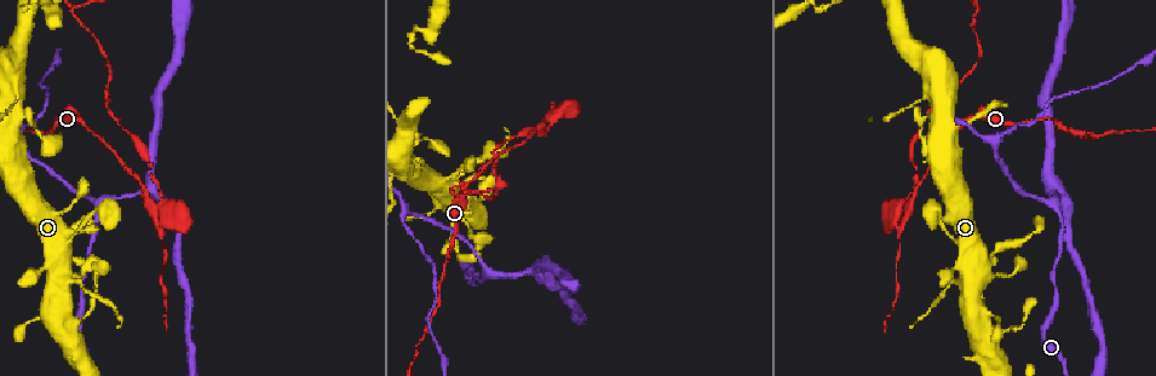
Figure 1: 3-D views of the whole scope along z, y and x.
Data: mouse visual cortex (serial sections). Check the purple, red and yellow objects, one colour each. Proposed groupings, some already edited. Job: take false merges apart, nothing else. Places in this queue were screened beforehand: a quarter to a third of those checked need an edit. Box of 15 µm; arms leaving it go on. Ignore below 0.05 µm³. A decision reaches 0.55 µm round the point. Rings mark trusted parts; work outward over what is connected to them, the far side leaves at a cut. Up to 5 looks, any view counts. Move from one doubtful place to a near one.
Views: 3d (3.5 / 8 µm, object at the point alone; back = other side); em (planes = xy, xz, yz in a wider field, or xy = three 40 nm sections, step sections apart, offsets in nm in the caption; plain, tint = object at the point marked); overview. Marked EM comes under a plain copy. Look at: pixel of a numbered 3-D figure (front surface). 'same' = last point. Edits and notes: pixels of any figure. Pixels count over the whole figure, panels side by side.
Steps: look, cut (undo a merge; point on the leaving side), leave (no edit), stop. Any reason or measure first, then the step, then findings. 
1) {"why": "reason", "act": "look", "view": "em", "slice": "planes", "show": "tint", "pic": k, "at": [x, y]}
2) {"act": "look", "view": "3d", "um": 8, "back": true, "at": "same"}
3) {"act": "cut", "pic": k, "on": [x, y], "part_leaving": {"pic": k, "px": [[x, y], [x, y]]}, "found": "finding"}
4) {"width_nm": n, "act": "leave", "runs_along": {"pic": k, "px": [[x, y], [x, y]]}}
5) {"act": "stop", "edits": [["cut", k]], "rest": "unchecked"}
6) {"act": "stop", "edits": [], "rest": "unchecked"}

{"why": "a narrow waist", "act": "look", "view": "3d", "um": 3.5, "pic": 1, "at": [992, 256]}

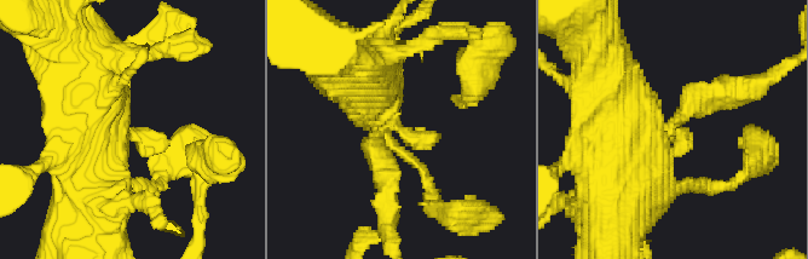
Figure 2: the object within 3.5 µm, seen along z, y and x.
{"why": "shape alone is not enough", "act": "look", "view": "em", "slice": "xy", "step": 2, "show": "tint", "pic": 2, "at": [380, 133]}

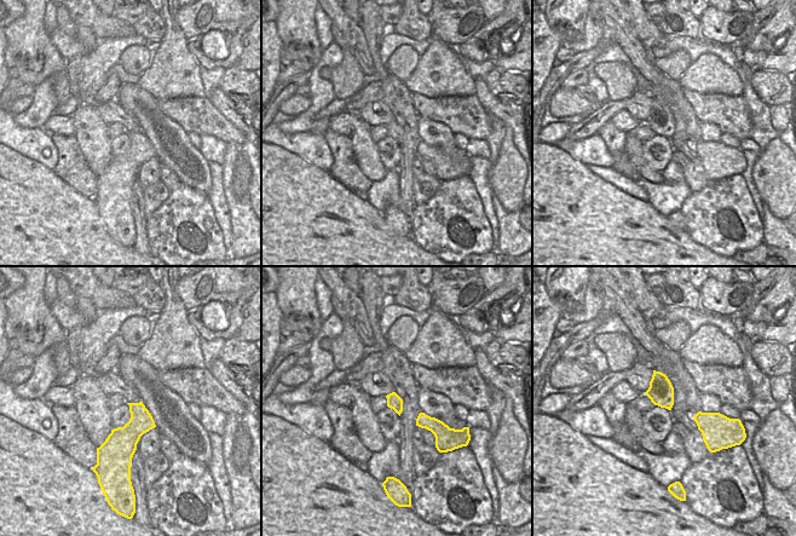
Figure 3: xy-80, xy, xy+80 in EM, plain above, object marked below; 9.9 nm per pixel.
{"act": "leave", "runs_along": {"pic": 2, "px": [[625, 130], [657, 144], [699, 96], [740, 88]]}, "found": "one cell here"}

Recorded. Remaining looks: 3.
{"why": "a fork", "act": "look", "view": "3d", "um": 3.5, "pic": 1, "at": [1056, 205]}

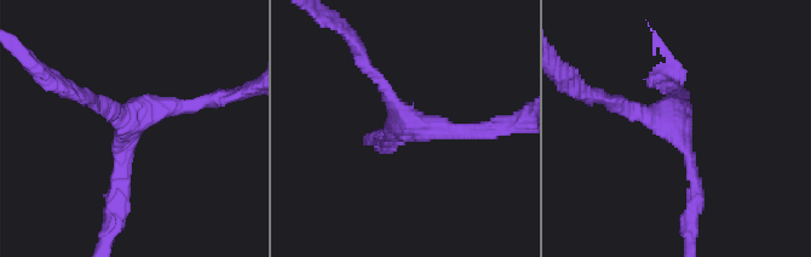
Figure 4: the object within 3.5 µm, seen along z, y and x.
{"arms": 3, "arm_widths_nm": [150, 200, 250], "act": "look", "view": "em", "slice": "planes", "show": "tint", "pic": 4, "at": [672, 134]}

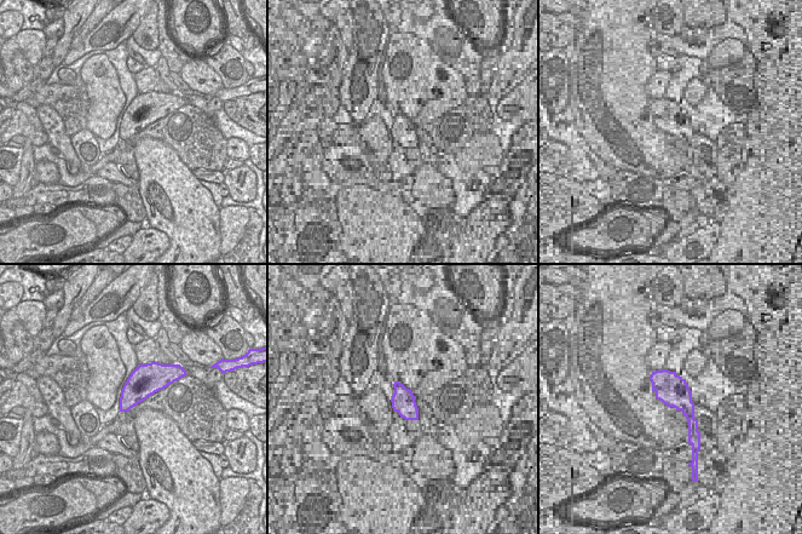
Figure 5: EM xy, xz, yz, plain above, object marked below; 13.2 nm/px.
{"act": "leave", "runs_along": {"pic": 4, "px": [[113, 209], [120, 137], [194, 103]]}, "found": "one cell here"}

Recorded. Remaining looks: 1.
{"act": "stop", "edits": [], "rest": "unchecked"}

